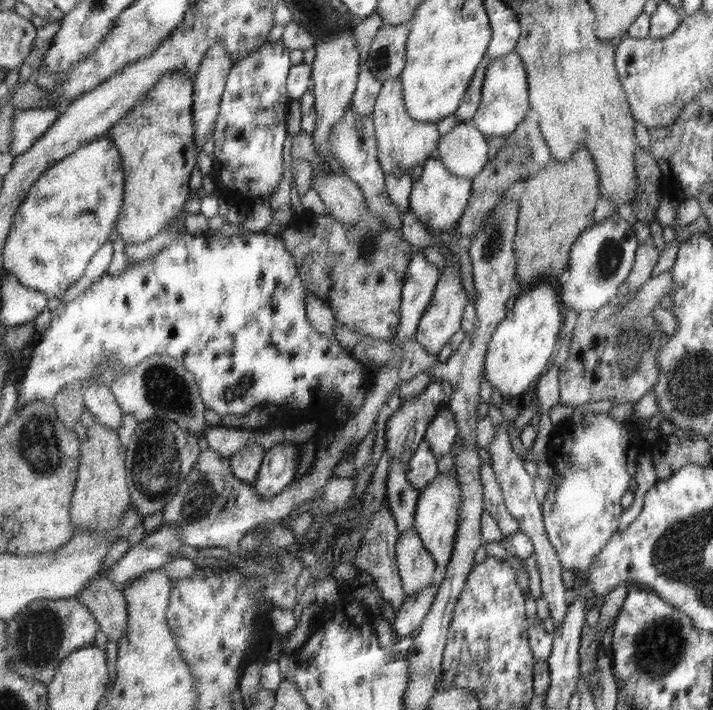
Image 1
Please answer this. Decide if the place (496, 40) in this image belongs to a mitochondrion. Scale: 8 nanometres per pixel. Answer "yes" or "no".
no

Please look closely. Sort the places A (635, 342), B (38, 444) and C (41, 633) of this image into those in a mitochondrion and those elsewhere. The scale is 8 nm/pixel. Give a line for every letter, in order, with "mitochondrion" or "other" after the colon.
A: mitochondrion
B: mitochondrion
C: mitochondrion

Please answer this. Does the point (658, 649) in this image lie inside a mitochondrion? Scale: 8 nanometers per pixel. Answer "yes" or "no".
yes

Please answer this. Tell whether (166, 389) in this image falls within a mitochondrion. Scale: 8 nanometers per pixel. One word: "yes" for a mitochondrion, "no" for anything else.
yes

